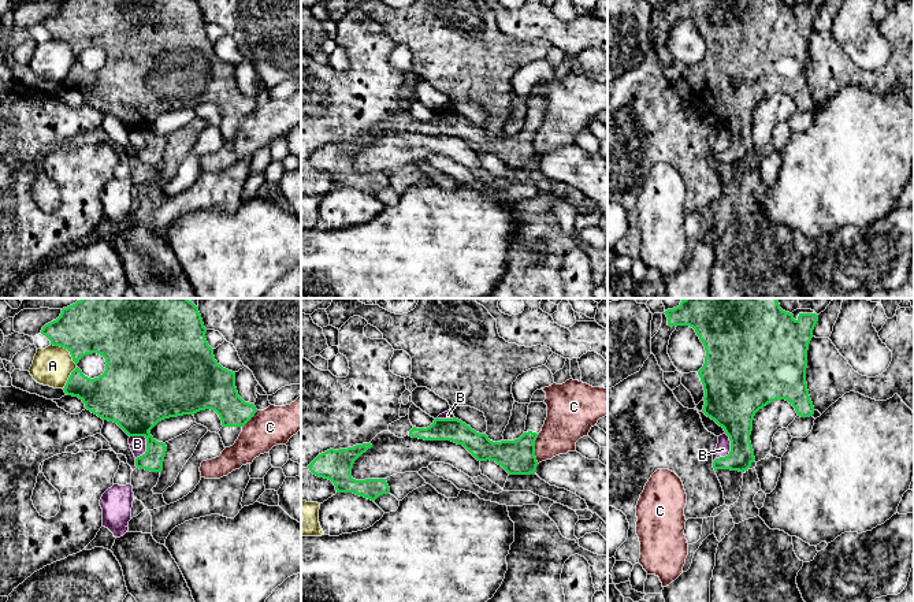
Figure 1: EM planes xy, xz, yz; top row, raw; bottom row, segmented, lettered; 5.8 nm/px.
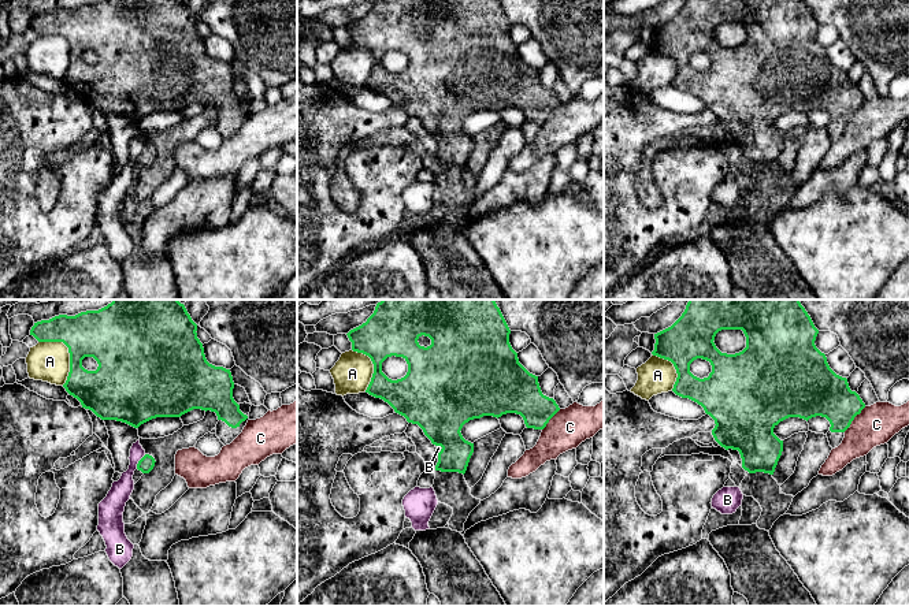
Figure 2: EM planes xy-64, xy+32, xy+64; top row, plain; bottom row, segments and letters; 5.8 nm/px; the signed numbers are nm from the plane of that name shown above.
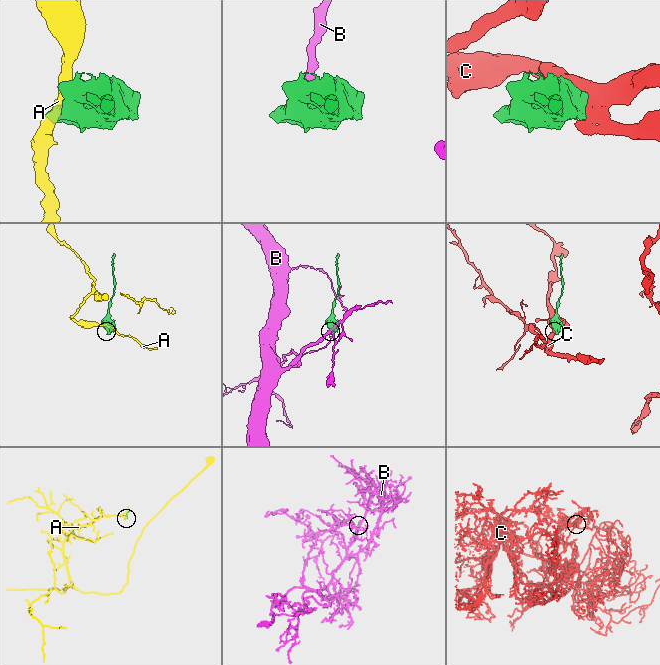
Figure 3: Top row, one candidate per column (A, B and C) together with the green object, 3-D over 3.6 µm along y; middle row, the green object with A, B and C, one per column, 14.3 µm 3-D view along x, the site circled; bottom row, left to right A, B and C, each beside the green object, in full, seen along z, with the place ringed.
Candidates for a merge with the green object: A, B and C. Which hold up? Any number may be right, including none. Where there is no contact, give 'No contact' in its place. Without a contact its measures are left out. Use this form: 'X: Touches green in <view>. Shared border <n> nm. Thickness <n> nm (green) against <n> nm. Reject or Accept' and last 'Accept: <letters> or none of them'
A: Touches green in xy. Shared border 200 nm. Thickness 360 nm (green) against 220 nm. Reject
B: Touches green in xy. Shared border 150 nm. Thickness 300 nm (green) against 100 nm. Reject
C: Touches green in xz. Shared border 180 nm. Thickness 200 nm (green) against 240 nm. Reject
Accept: none of them

